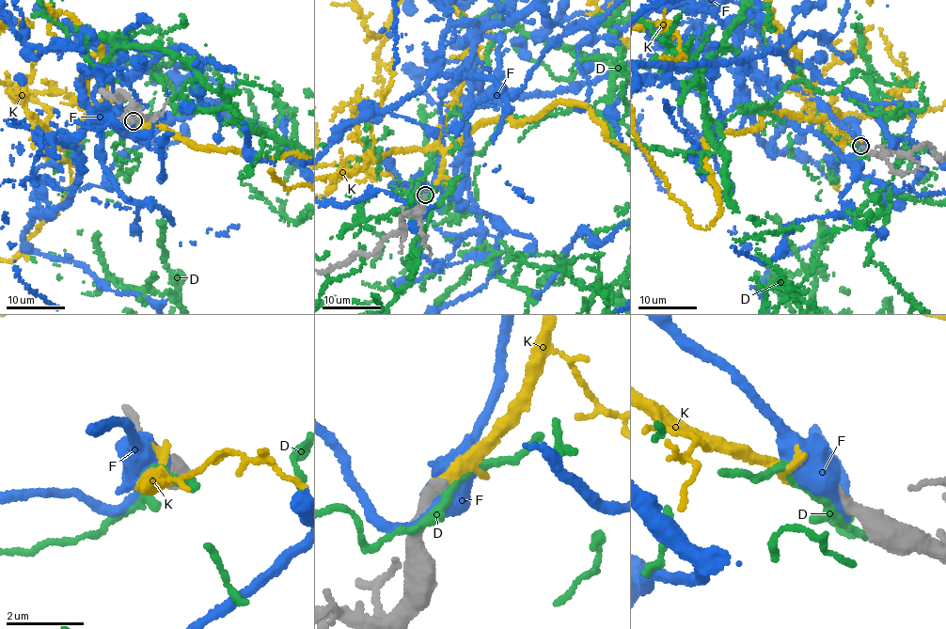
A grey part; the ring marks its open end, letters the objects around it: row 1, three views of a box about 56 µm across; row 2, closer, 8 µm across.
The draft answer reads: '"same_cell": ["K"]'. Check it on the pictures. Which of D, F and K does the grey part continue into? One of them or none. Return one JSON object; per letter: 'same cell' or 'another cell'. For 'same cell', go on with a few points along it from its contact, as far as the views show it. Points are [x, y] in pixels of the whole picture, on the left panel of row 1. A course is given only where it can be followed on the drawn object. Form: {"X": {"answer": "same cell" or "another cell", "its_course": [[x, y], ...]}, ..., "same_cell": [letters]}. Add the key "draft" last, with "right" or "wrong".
{"D": {"answer": "another cell"}, "F": {"answer": "another cell"}, "K": {"answer": "same cell"}, "same_cell": ["K"], "draft": "right"}

